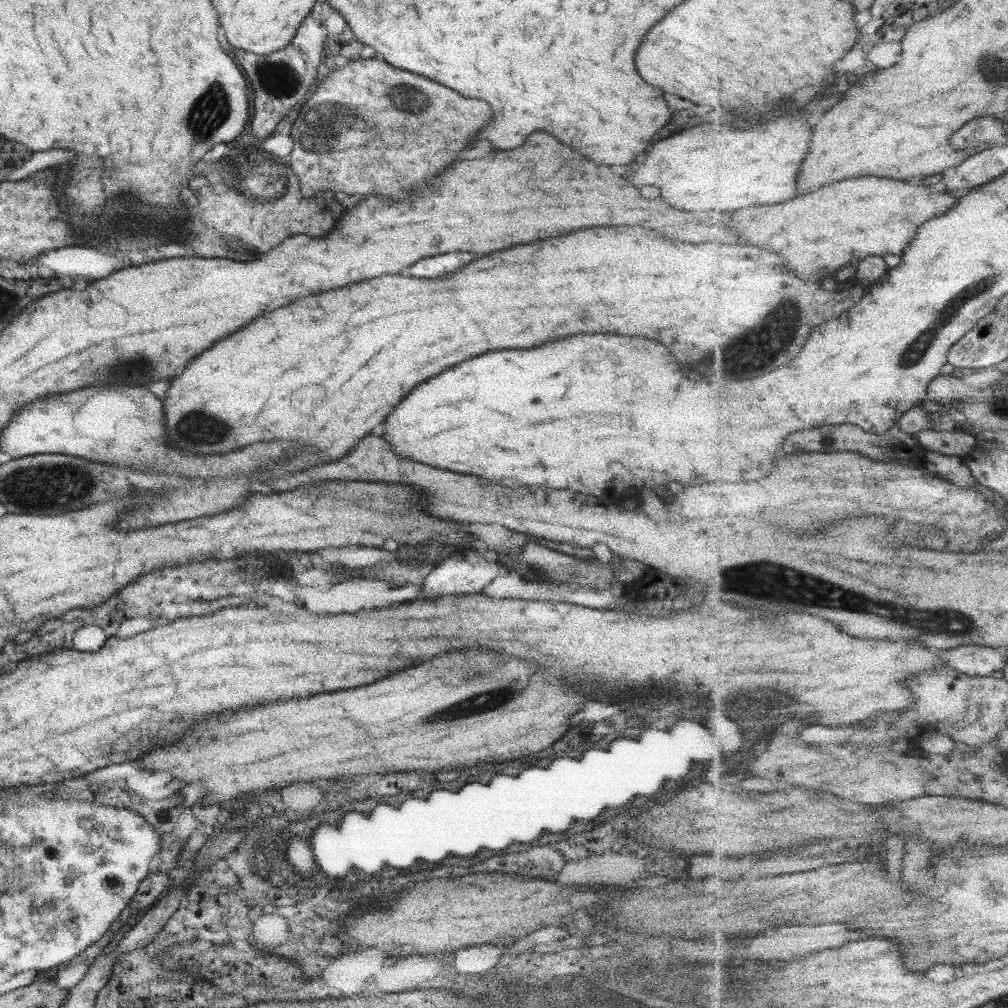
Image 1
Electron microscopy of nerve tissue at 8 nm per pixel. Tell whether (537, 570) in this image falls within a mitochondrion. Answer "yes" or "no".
yes

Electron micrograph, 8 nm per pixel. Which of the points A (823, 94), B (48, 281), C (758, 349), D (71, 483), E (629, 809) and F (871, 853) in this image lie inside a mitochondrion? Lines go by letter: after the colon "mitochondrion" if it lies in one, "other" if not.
A: other
B: other
C: mitochondrion
D: mitochondrion
E: other
F: other

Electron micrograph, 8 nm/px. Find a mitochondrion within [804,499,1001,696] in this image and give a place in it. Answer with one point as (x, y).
(949, 630)

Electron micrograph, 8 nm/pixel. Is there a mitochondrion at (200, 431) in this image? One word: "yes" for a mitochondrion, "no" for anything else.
yes

